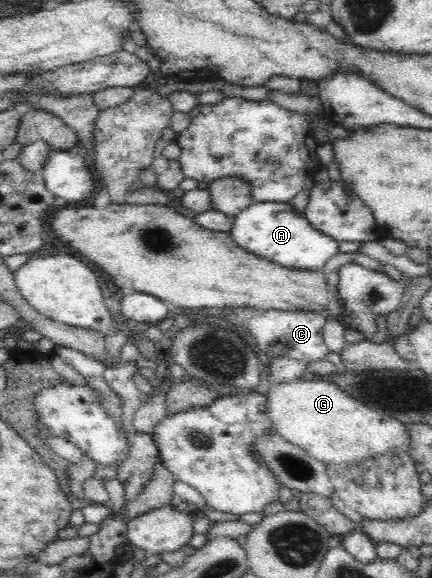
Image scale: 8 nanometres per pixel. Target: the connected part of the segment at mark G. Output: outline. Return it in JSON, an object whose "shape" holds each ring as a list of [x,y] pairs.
{"shape":[[[312,377],[306,380],[296,378],[289,383],[270,385],[266,398],[266,414],[274,432],[325,464],[359,464],[369,457],[377,457],[383,453],[409,454],[411,449],[411,434],[405,423],[395,417],[381,417],[377,409],[357,401],[355,397],[349,397],[332,381]]]}

